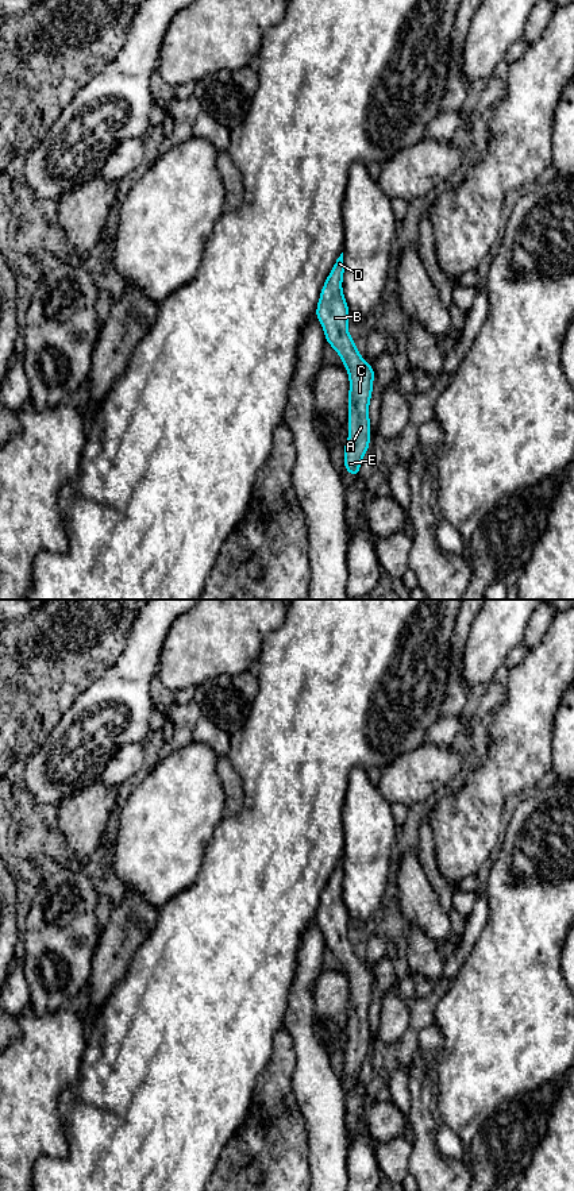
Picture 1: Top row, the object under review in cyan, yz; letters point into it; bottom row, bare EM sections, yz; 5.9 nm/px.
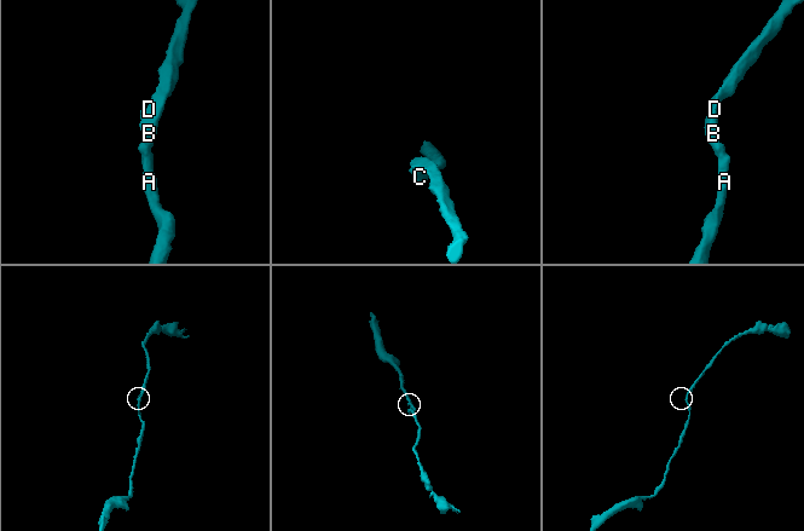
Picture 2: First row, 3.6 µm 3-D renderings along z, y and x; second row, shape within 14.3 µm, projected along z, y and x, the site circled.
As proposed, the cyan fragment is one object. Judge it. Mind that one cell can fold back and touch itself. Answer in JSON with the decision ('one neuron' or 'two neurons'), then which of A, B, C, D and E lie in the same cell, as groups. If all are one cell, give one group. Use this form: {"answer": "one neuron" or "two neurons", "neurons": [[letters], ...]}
{"answer": "one neuron", "neurons": [["A", "B", "C", "D", "E"]]}

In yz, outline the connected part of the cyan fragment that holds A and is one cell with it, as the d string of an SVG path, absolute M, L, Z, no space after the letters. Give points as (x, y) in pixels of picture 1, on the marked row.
M342 253L321 289L316 316L324 328L327 343L339 354L348 373L350 435L344 446L344 467L357 477L370 443L369 401L374 370L361 356L347 331L348 308L342 292L343 271Z

